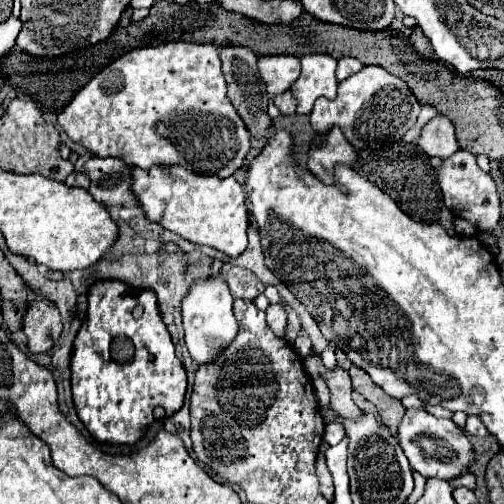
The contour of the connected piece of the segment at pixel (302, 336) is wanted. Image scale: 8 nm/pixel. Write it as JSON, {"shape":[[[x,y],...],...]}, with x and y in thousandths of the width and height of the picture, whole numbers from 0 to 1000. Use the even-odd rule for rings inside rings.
{"shape":[[[597,655],[581,683],[585,694],[597,708],[605,710],[617,694],[617,677],[605,655]]]}

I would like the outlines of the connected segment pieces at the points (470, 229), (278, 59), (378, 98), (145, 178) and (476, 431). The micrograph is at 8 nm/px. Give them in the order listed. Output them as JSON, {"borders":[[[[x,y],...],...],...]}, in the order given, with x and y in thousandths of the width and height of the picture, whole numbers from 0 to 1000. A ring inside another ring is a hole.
{"borders":[[[[901,429],[901,452],[917,468],[944,468],[944,452],[933,440],[921,440],[913,429]]],[[[516,111],[512,135],[532,187],[544,194],[567,183],[595,151],[595,115],[587,111]]],[[[722,131],[710,147],[671,167],[671,190],[663,198],[627,198],[615,242],[631,266],[647,266],[659,250],[679,254],[683,270],[706,298],[750,298],[762,286],[798,278],[798,270],[825,246],[829,222],[833,202],[790,151],[754,131]]],[[[258,329],[258,337],[262,381],[270,385],[278,413],[298,440],[321,444],[329,456],[353,464],[373,480],[421,488],[460,512],[488,496],[488,385],[464,349],[401,349],[357,329],[302,329],[294,337]]],[[[933,821],[925,829],[925,857],[937,865],[968,865],[968,853],[960,845],[960,837],[952,837],[952,829],[944,829],[944,821]]]]}

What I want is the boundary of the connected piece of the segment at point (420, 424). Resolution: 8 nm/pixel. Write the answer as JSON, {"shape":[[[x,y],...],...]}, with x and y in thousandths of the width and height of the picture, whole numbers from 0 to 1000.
{"shape":[[[810,810],[790,841],[790,873],[802,901],[813,913],[817,933],[833,937],[841,948],[869,944],[877,952],[897,952],[913,944],[937,921],[937,889],[925,861],[889,829],[865,829],[841,810]]]}

